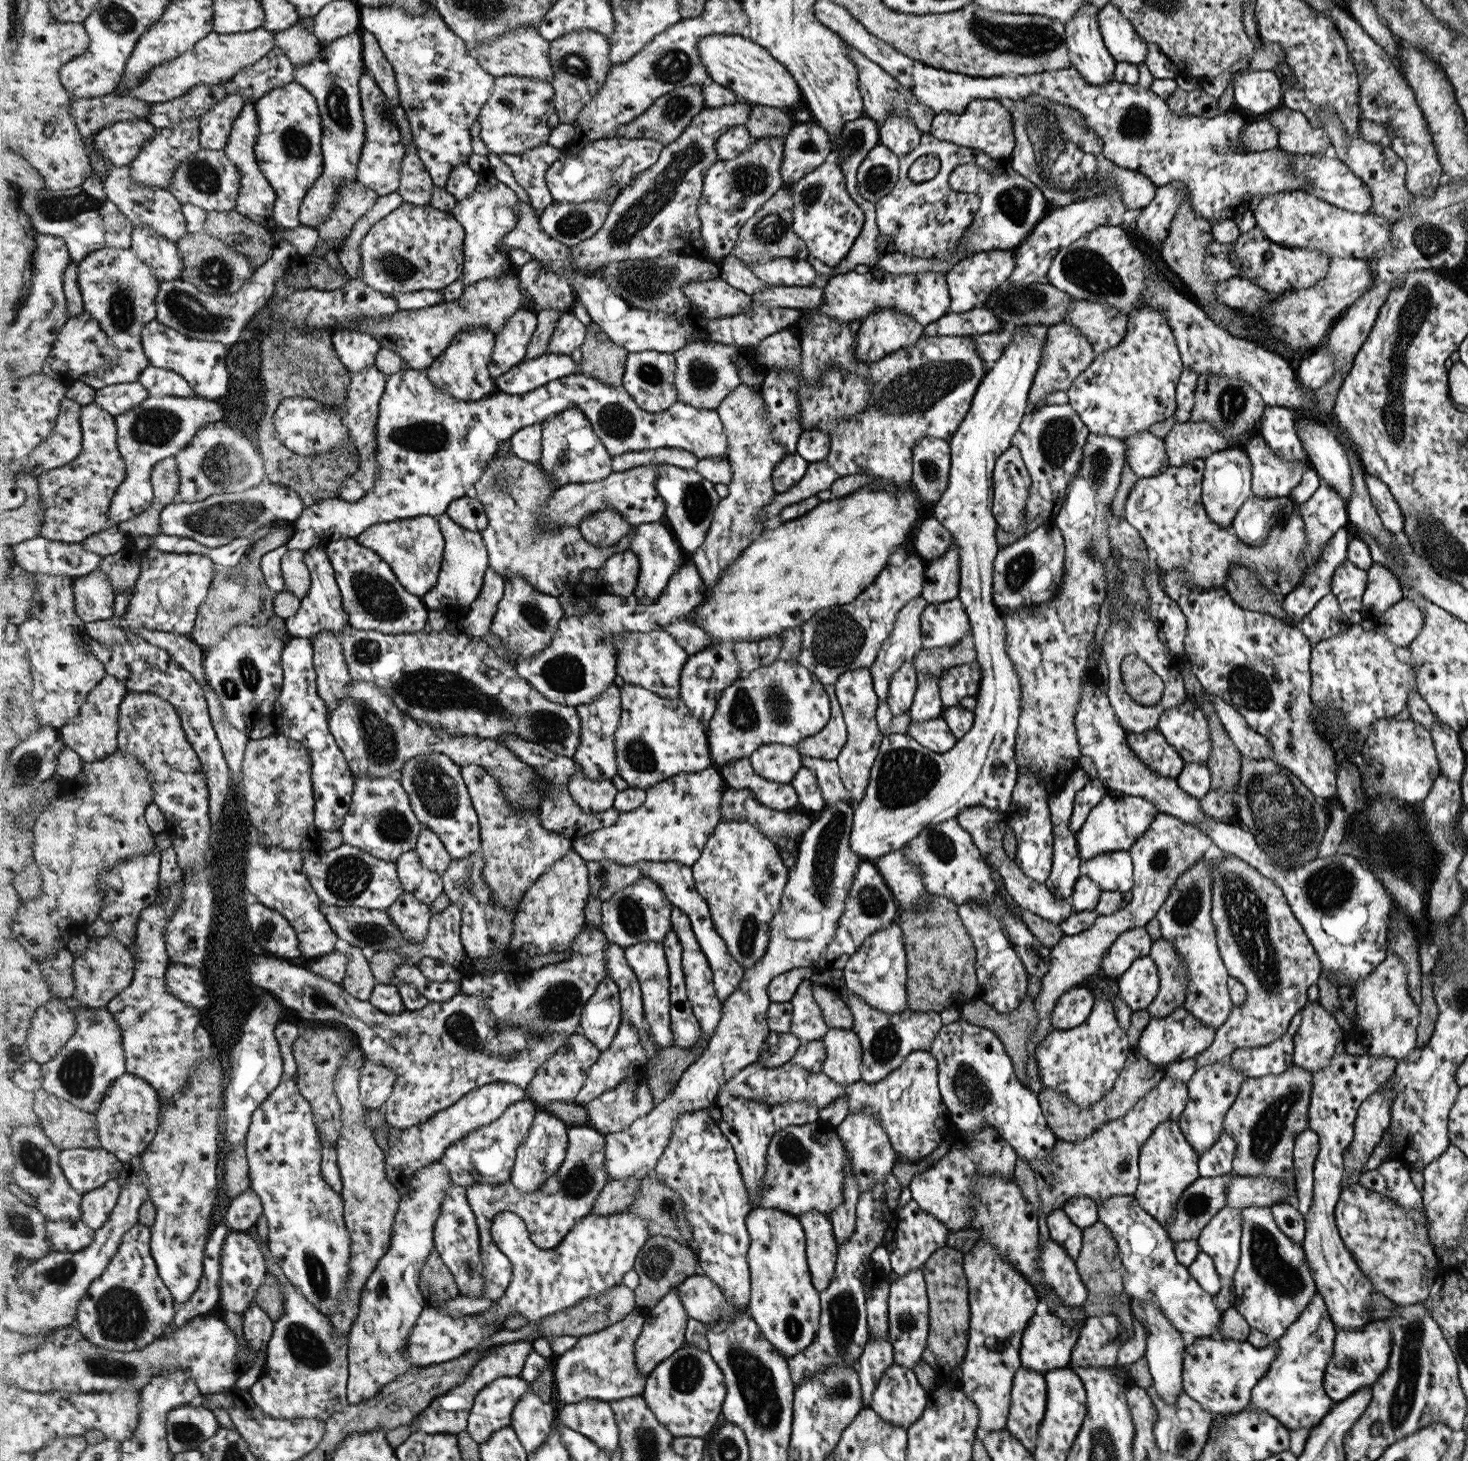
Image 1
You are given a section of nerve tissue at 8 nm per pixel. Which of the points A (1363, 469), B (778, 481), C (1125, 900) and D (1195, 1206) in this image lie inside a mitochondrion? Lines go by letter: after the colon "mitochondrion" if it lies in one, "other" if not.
A: other
B: other
C: other
D: mitochondrion

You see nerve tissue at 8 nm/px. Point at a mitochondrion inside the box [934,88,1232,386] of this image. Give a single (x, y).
(1061, 160)

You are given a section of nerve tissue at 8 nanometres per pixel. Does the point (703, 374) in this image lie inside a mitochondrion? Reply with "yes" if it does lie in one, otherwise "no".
yes

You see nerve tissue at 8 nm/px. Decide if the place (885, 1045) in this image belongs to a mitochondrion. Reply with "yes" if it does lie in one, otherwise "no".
yes

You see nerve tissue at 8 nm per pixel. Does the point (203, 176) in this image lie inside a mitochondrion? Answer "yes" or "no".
yes

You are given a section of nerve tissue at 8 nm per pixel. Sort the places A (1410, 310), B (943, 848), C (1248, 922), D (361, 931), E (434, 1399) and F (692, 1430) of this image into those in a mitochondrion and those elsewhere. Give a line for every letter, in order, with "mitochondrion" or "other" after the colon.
A: mitochondrion
B: mitochondrion
C: mitochondrion
D: mitochondrion
E: other
F: other

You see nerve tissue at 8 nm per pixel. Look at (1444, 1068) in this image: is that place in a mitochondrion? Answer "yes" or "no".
no

